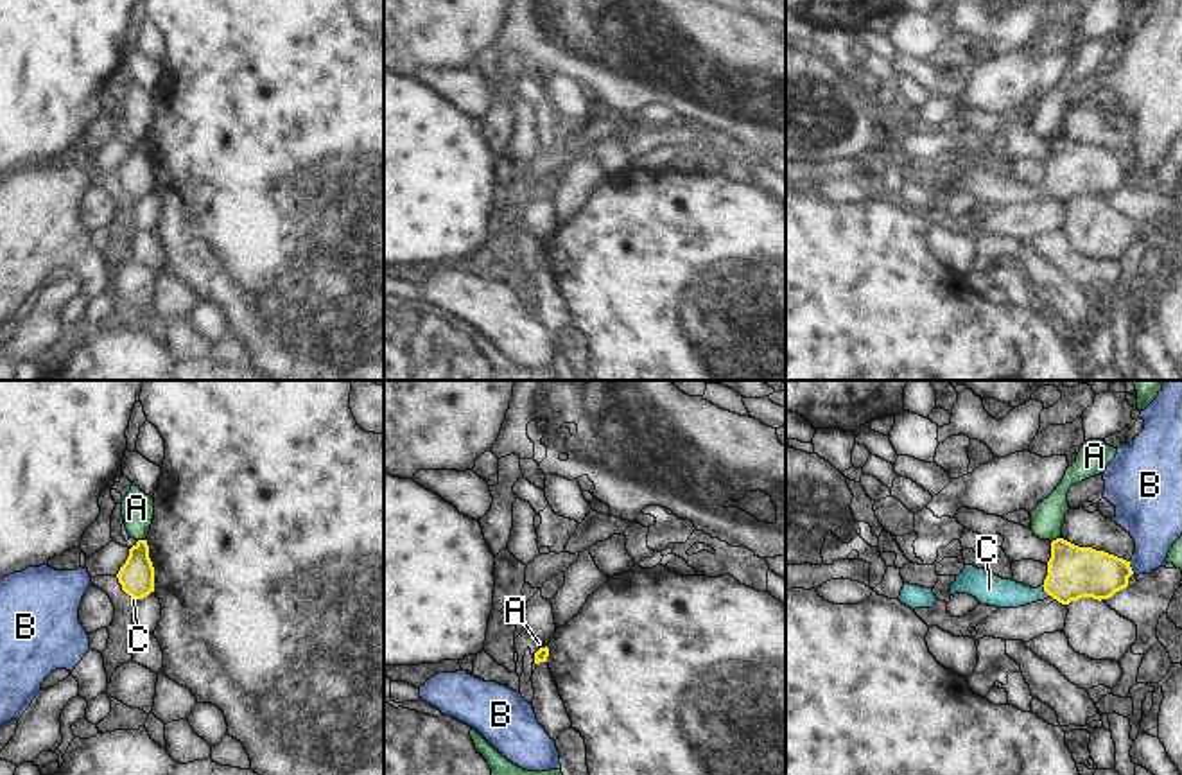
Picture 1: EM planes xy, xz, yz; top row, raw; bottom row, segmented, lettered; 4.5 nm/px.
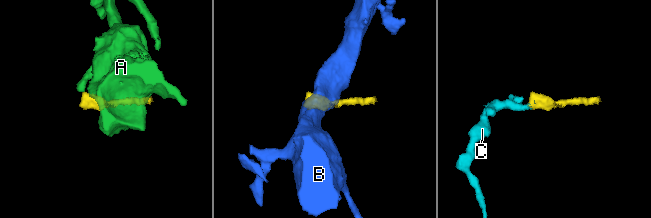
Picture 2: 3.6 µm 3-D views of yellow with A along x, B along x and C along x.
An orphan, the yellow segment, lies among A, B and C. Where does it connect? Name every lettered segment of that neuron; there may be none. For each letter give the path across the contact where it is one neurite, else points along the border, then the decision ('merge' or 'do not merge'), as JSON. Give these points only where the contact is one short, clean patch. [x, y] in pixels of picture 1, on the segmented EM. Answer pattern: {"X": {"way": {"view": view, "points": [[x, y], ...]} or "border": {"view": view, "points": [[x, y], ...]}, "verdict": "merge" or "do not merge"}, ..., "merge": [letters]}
{"A": {"border": {"view": "yz", "points": [[1060, 537], [1051, 542]]}, "verdict": "do not merge"}, "B": {"border": {"view": "yz", "points": [[1129, 562], [1134, 573]]}, "verdict": "do not merge"}, "C": {"way": {"view": "yz", "points": [[1073, 573], [1046, 592], [1003, 594], [990, 589]]}, "verdict": "merge"}, "merge": ["C"]}

